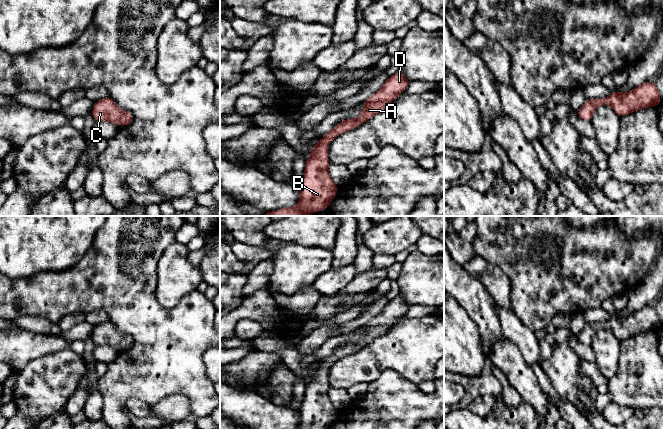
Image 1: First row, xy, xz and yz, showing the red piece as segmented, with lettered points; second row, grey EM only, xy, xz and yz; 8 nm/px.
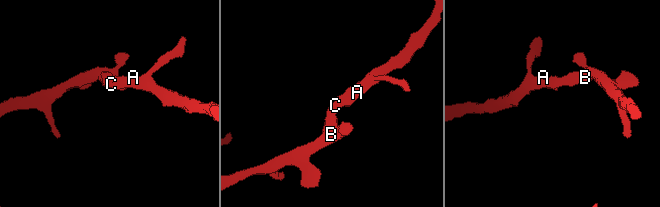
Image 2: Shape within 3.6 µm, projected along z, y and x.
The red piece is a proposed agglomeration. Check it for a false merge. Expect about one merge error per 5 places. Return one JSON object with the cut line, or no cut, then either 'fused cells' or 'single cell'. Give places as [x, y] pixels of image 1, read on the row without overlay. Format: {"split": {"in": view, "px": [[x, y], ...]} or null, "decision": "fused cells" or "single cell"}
{"split": null, "decision": "single cell"}

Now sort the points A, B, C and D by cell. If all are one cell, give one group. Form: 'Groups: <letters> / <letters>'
Groups: A B C D

